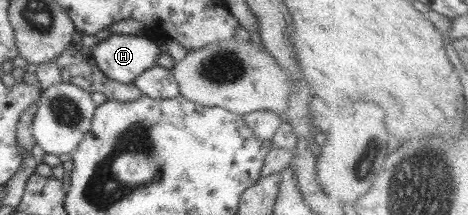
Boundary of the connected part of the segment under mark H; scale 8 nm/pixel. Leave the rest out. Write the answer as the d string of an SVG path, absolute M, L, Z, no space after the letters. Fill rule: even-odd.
M112 34L92 47L93 59L99 70L110 80L130 85L139 76L157 66L157 58L164 51L161 42L153 41L145 35Z

